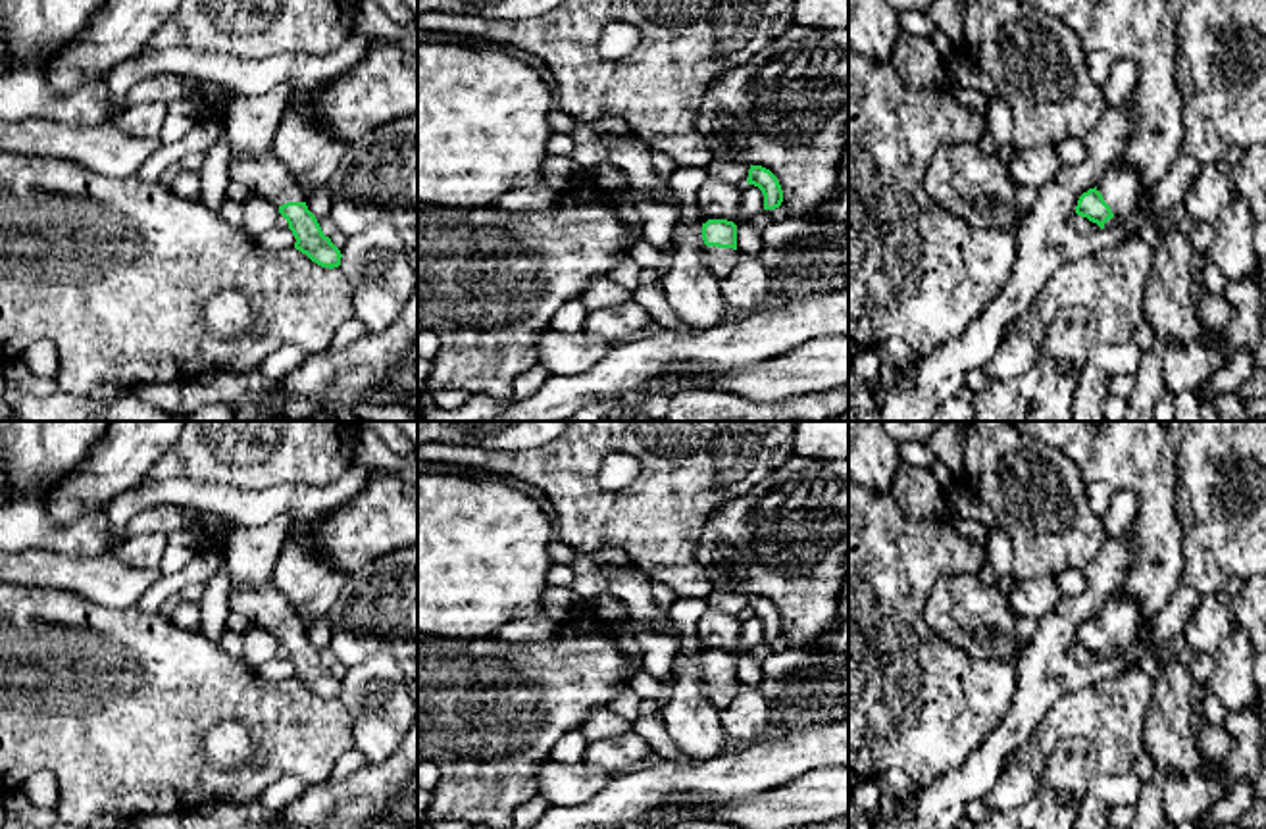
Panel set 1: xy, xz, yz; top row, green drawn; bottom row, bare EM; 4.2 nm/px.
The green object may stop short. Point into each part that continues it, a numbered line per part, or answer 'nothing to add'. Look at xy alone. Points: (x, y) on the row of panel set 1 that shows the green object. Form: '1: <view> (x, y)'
1: xy (264, 175)

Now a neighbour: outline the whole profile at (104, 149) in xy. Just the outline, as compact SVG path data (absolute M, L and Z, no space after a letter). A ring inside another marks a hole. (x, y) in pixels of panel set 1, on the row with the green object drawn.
M52 119L0 121L0 152L71 160L104 177L133 177L160 148L114 123L67 125Z

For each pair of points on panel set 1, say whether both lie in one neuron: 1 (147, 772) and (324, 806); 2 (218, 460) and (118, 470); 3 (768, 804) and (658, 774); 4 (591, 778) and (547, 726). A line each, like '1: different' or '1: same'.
1: different
2: different
3: different
4: different

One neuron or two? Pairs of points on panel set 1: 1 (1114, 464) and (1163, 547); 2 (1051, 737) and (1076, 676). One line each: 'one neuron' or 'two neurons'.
1: one neuron
2: two neurons

